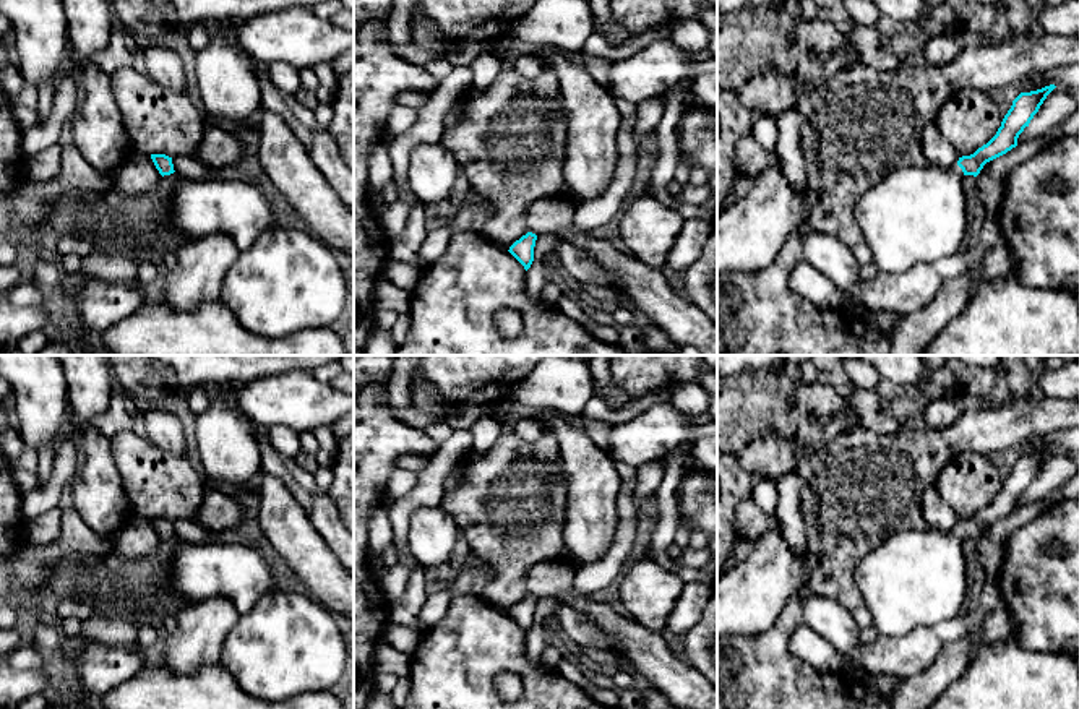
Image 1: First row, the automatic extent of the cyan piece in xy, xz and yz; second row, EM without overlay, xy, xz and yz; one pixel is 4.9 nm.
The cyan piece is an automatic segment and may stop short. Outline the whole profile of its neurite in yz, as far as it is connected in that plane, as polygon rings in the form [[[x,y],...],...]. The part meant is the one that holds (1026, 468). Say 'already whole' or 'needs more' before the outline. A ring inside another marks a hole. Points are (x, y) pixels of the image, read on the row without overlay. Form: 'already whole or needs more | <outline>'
needs more | [[[1055,448],[1021,456],[1004,479],[996,498],[970,519],[959,521],[952,531],[897,531],[865,555],[855,568],[855,581],[868,607],[873,626],[881,636],[899,638],[918,626],[933,626],[959,617],[965,599],[964,540],[977,540],[983,529],[1017,509],[1017,501]]]

